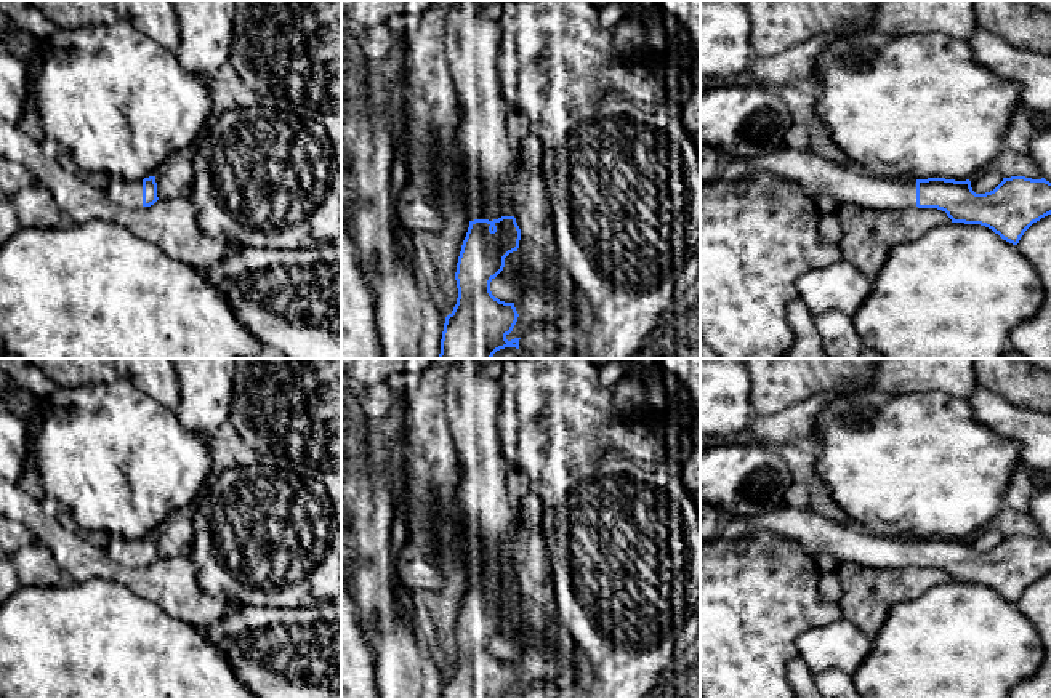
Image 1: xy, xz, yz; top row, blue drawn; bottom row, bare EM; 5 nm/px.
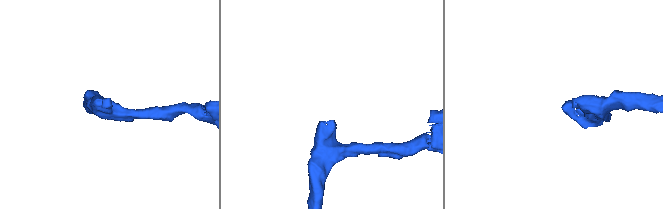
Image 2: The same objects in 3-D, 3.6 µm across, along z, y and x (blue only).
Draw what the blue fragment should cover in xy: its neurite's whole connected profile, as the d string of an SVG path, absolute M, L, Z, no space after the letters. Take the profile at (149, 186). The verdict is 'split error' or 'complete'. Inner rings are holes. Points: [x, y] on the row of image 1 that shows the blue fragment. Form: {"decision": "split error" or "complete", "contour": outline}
{"decision": "split error", "contour": "M155 176L136 181L112 178L104 191L112 202L125 208L151 207L159 200Z"}

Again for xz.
{"decision": "split error", "contour": "M450 0L445 14L444 53L460 107L453 149L463 168L469 227L455 272L458 298L445 317L439 359L492 359L500 349L519 349L521 339L506 339L519 317L514 303L500 301L490 291L490 282L503 271L505 258L519 248L521 229L511 202L514 157L508 125L513 110L497 70L500 26L487 18L485 10L476 0Z"}

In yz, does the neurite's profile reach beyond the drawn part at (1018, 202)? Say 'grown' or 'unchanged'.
grown

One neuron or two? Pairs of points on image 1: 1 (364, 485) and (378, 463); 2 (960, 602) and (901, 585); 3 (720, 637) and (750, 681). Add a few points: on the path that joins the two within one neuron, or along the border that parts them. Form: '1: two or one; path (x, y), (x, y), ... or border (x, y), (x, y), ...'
1: one; path (369, 481), (378, 468)
2: two; border (950, 580), (933, 585), (891, 609)
3: one; path (731, 649), (739, 669)

